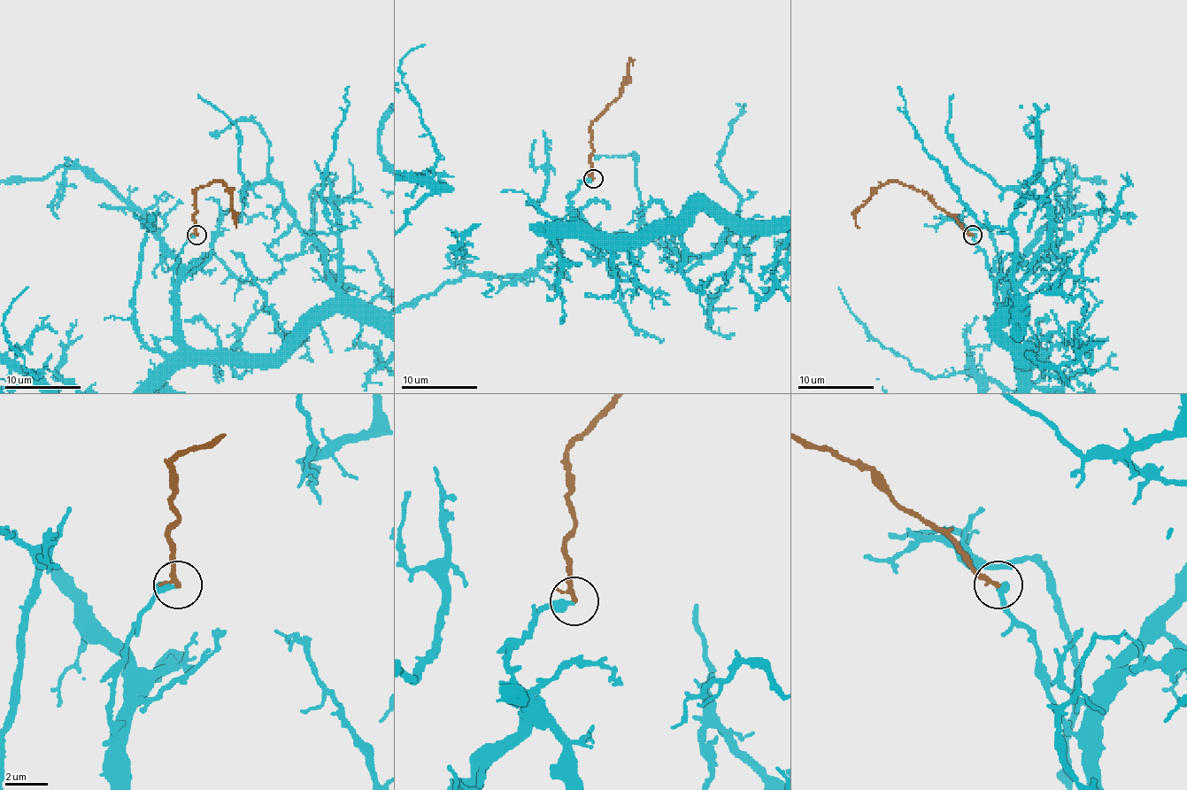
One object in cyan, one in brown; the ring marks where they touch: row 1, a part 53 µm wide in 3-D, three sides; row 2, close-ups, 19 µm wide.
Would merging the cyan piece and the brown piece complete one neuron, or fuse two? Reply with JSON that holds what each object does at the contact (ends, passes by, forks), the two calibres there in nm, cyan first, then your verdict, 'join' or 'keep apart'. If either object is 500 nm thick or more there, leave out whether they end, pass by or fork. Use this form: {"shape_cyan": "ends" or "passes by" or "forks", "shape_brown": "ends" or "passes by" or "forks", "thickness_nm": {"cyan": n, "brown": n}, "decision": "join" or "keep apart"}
{"shape_cyan": "ends", "shape_brown": "ends", "thickness_nm": {"cyan": 360, "brown": 240}, "decision": "keep apart"}

